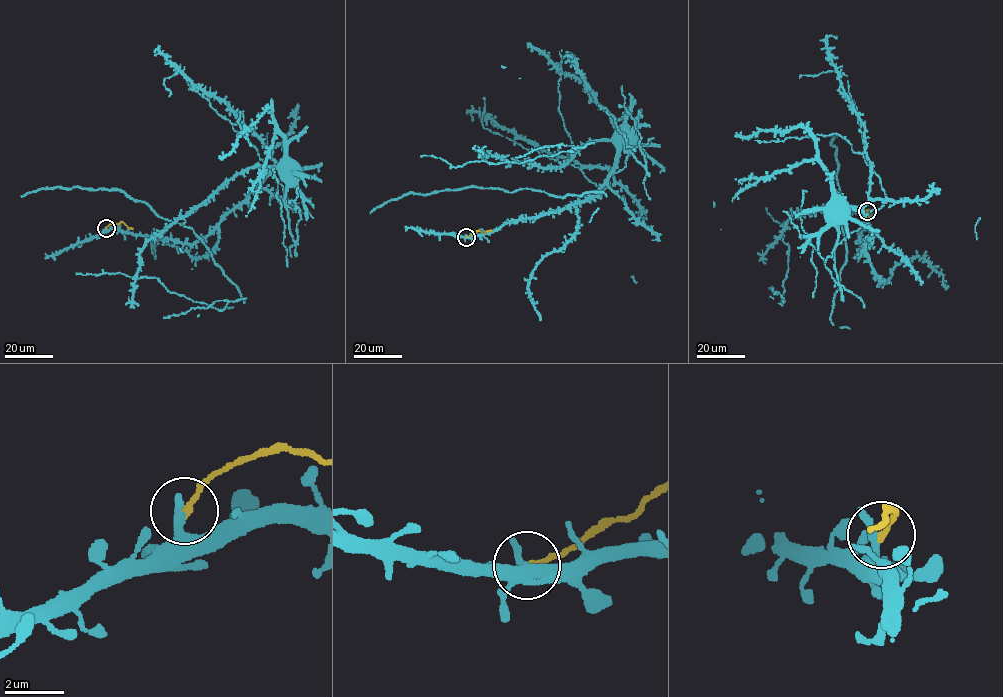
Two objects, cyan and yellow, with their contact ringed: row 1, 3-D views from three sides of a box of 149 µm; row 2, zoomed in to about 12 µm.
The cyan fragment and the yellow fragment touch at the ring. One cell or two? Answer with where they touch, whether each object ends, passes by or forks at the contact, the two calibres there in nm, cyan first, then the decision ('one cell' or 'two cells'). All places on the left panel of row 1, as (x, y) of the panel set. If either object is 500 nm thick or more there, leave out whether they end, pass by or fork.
place (106, 228); cyan passes by; yellow ends; calibres 240 and 200 nm; two cells

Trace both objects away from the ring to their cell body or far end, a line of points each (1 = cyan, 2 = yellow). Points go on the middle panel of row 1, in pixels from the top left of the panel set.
1: (467, 236), (497, 230), (512, 221), (560, 211), (597, 195), (616, 161), (619, 145), (616, 134), (620, 130)
2: (467, 236), (477, 230), (484, 233), (492, 230)

